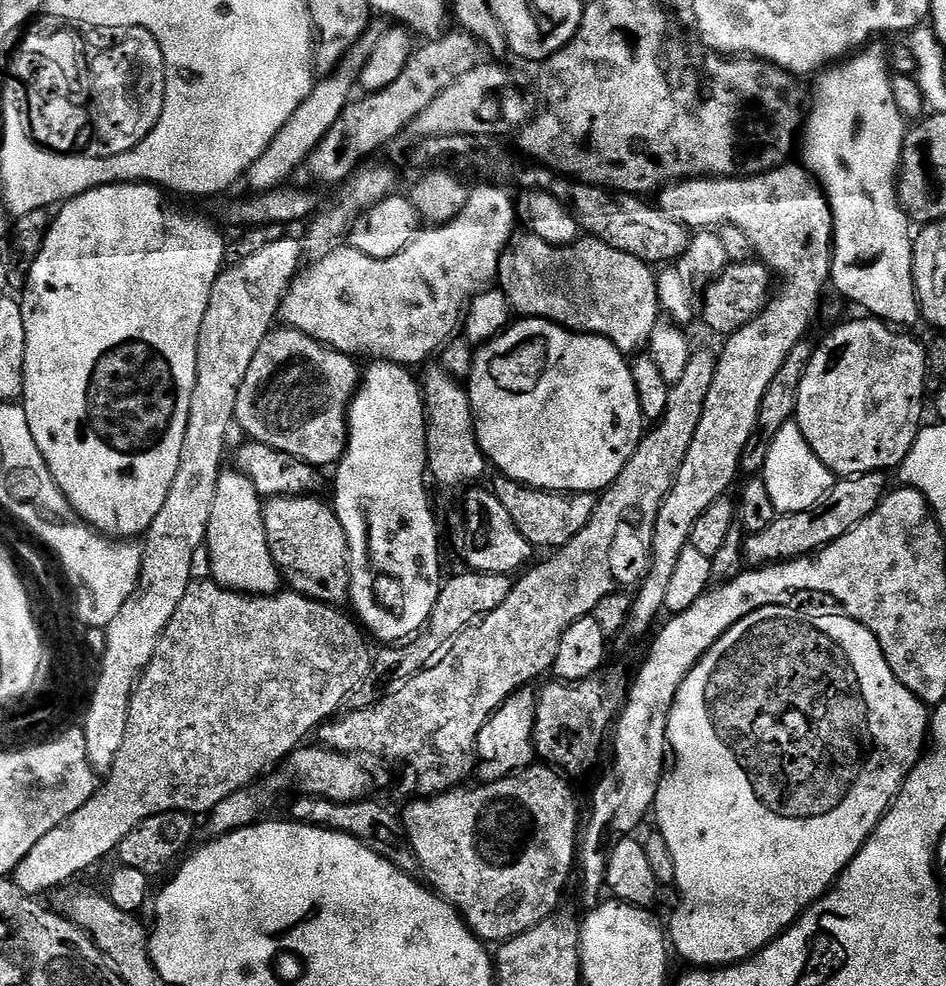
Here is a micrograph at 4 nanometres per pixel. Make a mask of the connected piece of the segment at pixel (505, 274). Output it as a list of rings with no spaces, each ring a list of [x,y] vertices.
[[[531,234],[525,237],[520,248],[509,247],[500,261],[498,277],[502,291],[508,295],[513,309],[521,317],[550,320],[554,324],[561,324],[564,328],[570,329],[571,332],[605,336],[625,354],[640,352],[653,343],[658,325],[661,323],[662,305],[658,276],[652,273],[655,271],[649,265],[643,264],[630,254],[622,254],[622,250],[614,250],[614,246],[606,246],[606,242],[601,240],[578,238],[572,244],[557,246],[545,240],[539,240]]]

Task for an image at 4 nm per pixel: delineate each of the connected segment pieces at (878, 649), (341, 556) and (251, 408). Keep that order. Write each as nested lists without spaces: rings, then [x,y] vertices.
[[[787,618],[788,620],[763,620],[757,623],[755,628],[749,630],[747,636],[721,660],[720,665],[711,673],[713,675],[708,680],[708,696],[706,703],[712,707],[712,720],[704,720],[704,732],[698,734],[696,748],[680,748],[680,768],[671,765],[666,776],[666,787],[659,795],[658,805],[654,810],[654,819],[660,823],[660,832],[664,835],[664,840],[668,843],[670,852],[674,856],[680,856],[680,888],[684,891],[684,897],[680,900],[680,941],[676,948],[680,951],[680,956],[684,960],[689,960],[689,965],[699,966],[704,970],[723,969],[725,966],[737,966],[750,961],[757,953],[763,951],[770,944],[780,939],[810,908],[815,906],[824,896],[827,896],[836,887],[841,877],[848,872],[850,865],[868,843],[872,833],[876,831],[880,821],[888,814],[889,808],[896,802],[896,797],[900,795],[900,789],[904,787],[912,769],[920,763],[926,752],[924,739],[930,736],[930,720],[928,724],[929,705],[921,701],[910,689],[897,678],[890,662],[884,657],[884,647],[878,643],[875,634],[866,626],[862,626],[857,620],[847,620],[846,618],[826,618],[817,621],[807,619]]]
[[[315,495],[282,496],[272,498],[264,504],[264,525],[266,538],[272,551],[276,565],[280,567],[283,579],[290,583],[291,591],[299,592],[301,596],[308,596],[317,600],[319,604],[344,606],[350,600],[350,589],[354,581],[348,573],[348,536],[344,533],[345,521],[338,515],[335,507],[315,500]]]
[[[287,326],[277,327],[268,333],[262,346],[258,346],[258,354],[254,354],[250,370],[246,370],[246,378],[238,390],[235,423],[239,427],[241,424],[248,435],[245,437],[257,444],[296,456],[308,464],[339,465],[348,449],[349,409],[356,389],[362,383],[362,368],[356,364],[359,363],[353,357],[319,344],[306,334],[295,332]]]

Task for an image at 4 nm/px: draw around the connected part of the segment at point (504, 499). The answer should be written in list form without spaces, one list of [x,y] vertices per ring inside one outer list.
[[[503,474],[495,477],[494,495],[500,499],[502,506],[510,510],[510,518],[522,530],[523,534],[537,548],[564,548],[572,544],[588,528],[592,520],[592,500],[588,494],[559,494],[546,492],[540,488],[530,488],[519,484]]]

